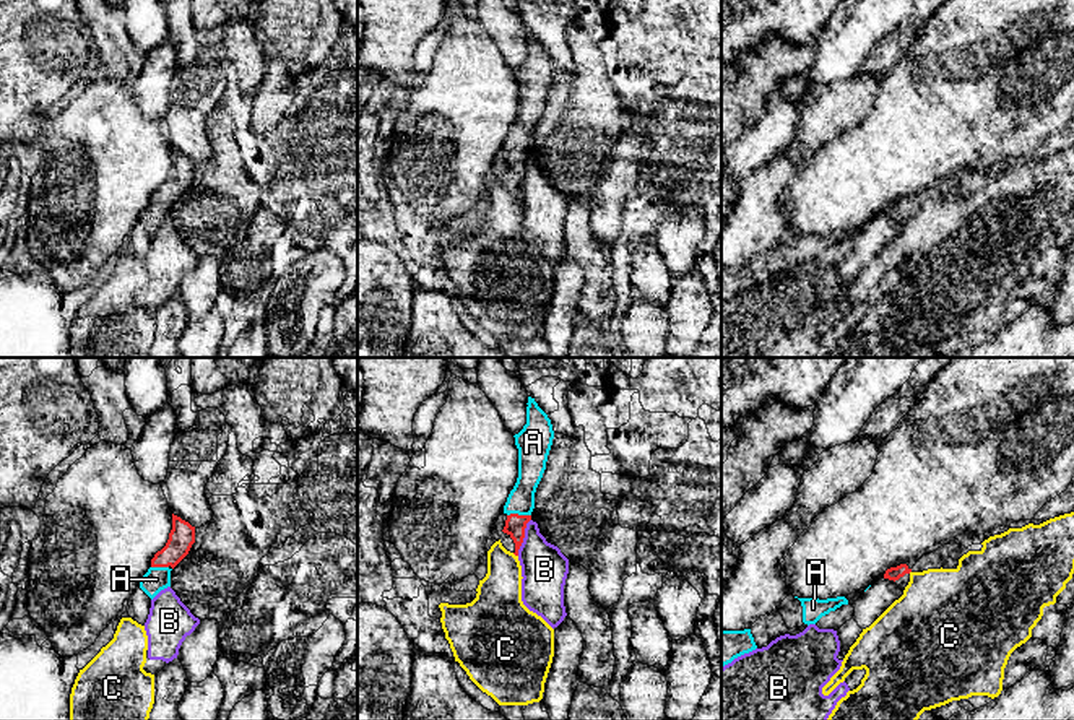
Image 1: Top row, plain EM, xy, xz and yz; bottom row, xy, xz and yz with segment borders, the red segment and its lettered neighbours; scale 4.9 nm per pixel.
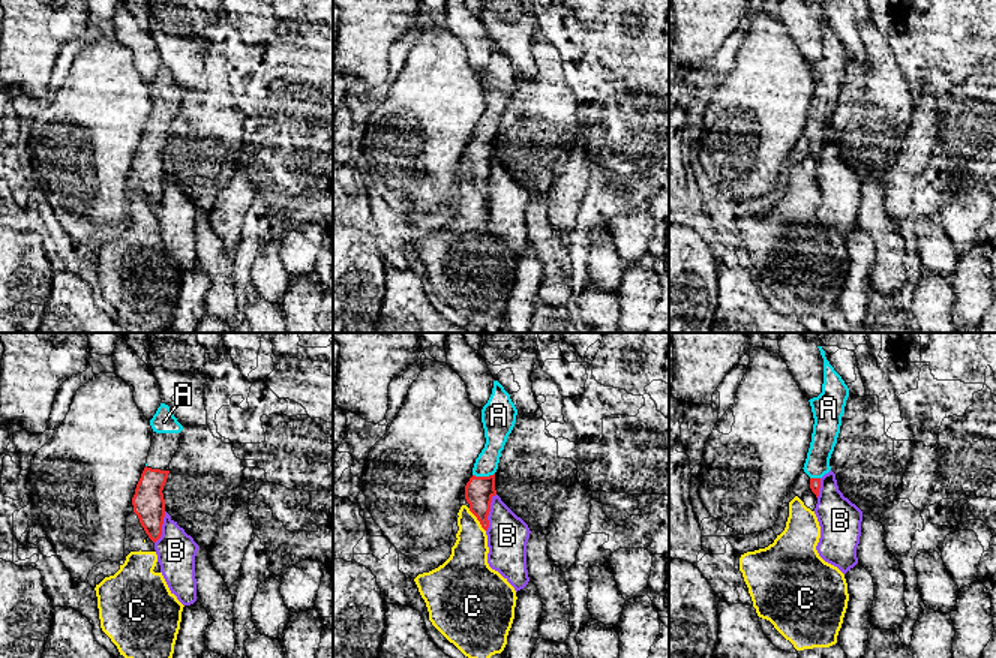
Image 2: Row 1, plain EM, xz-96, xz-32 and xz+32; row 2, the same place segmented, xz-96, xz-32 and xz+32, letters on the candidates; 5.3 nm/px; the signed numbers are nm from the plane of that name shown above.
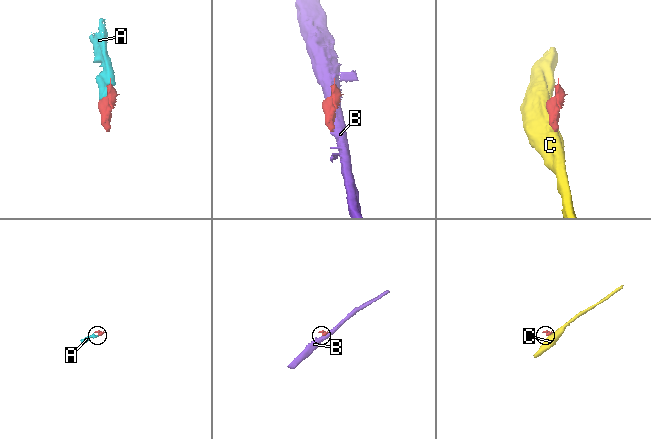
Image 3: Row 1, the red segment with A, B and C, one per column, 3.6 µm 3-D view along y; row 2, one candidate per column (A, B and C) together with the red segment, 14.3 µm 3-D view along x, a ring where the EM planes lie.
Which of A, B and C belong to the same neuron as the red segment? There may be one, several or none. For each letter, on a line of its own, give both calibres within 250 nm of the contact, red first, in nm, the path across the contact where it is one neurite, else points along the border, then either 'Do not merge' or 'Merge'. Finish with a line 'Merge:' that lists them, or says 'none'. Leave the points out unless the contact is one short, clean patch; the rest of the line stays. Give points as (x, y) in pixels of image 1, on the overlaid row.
A: Thickness 100 nm (red) against 130 nm. Merge
B: Thickness 100 nm (red) against 220 nm. Do not merge
C: Thickness 100 nm (red) against 220 nm. Do not merge
Merge: A

